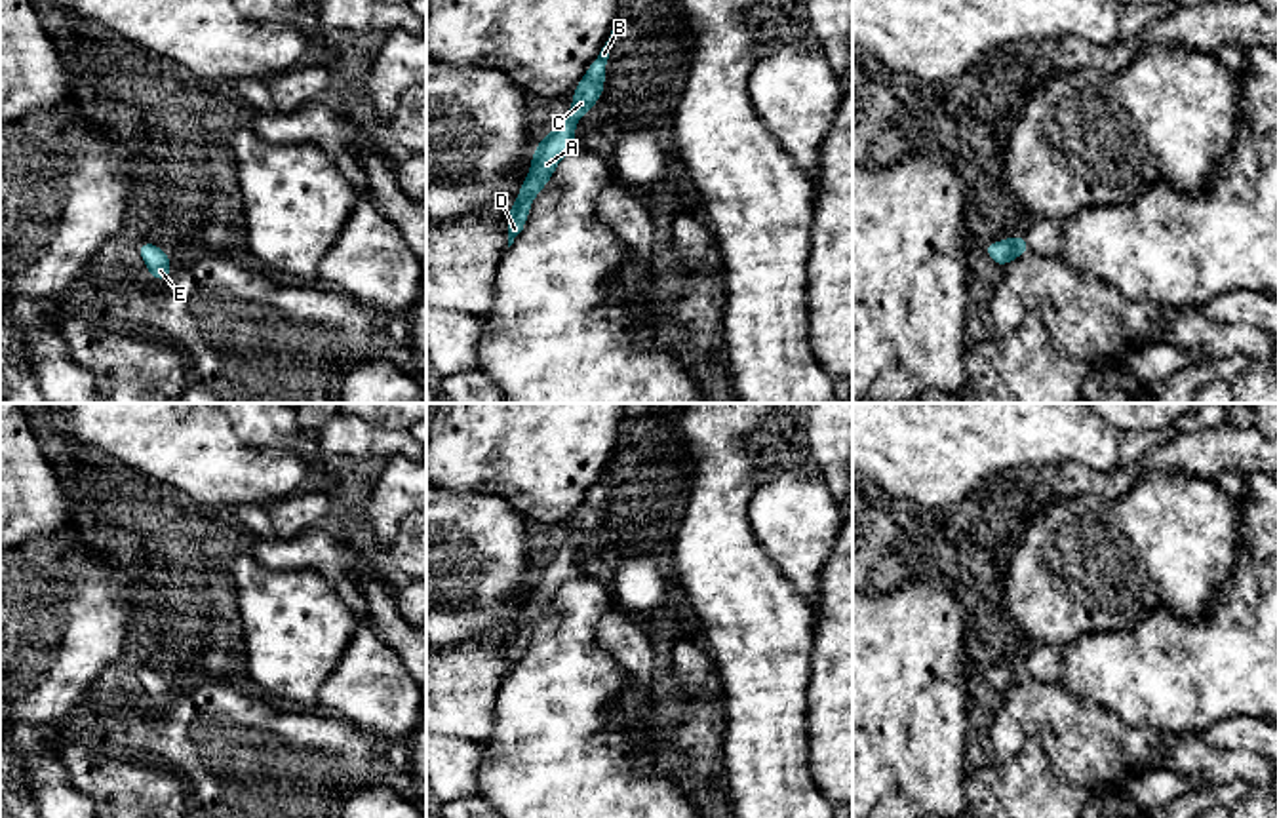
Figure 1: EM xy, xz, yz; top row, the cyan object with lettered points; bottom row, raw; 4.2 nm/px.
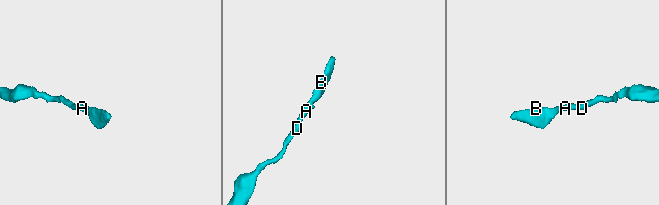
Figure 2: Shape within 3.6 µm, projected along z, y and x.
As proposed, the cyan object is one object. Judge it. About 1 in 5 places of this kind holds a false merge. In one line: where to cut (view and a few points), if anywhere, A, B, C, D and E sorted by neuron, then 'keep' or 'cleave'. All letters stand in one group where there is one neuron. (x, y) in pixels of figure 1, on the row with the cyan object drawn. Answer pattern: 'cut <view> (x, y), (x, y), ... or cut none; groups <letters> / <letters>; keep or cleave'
cut none; groups A B C D E; keep

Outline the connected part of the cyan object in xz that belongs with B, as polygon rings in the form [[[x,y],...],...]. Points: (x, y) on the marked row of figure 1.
[[[611,30],[609,40],[599,55],[590,63],[582,80],[573,89],[573,105],[565,118],[548,133],[539,139],[539,146],[531,156],[531,167],[521,183],[521,188],[508,209],[508,247],[514,238],[523,230],[531,204],[537,194],[550,183],[560,160],[565,154],[579,152],[580,146],[575,139],[575,124],[603,97],[603,84],[607,72],[609,48],[617,30]]]

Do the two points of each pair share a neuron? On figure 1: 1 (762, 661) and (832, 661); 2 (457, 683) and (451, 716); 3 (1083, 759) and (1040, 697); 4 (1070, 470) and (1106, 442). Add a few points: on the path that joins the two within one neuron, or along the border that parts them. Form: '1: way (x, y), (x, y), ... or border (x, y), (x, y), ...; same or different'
1: border (813, 621), (805, 704); different
2: way (451, 691), (451, 708); same
3: way (1083, 744), (1053, 712); same
4: border (1059, 465), (1080, 461), (1091, 468), (1116, 468); different

